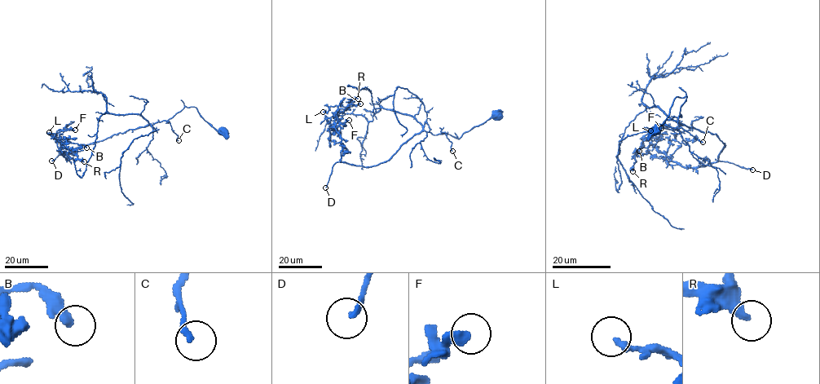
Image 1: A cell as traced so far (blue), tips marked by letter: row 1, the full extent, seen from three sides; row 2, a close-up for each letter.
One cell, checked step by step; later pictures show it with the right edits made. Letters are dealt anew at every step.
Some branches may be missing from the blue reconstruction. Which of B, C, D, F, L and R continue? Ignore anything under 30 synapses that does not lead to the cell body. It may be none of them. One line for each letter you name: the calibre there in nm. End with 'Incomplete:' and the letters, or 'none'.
D: calibre 220 nm
Incomplete: D

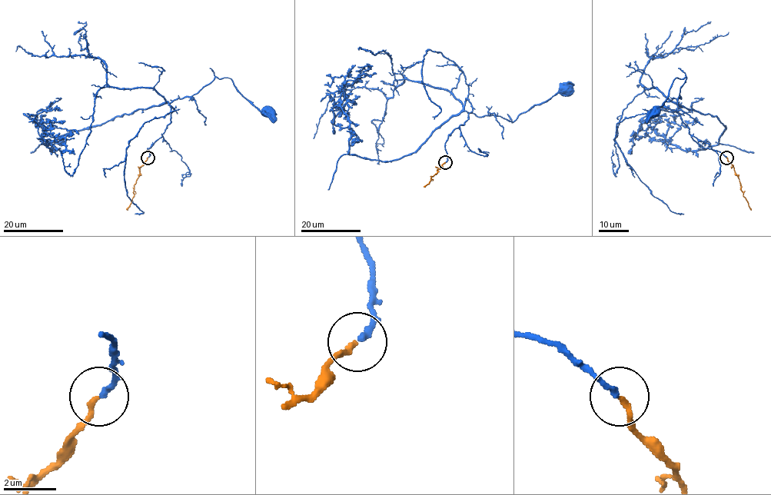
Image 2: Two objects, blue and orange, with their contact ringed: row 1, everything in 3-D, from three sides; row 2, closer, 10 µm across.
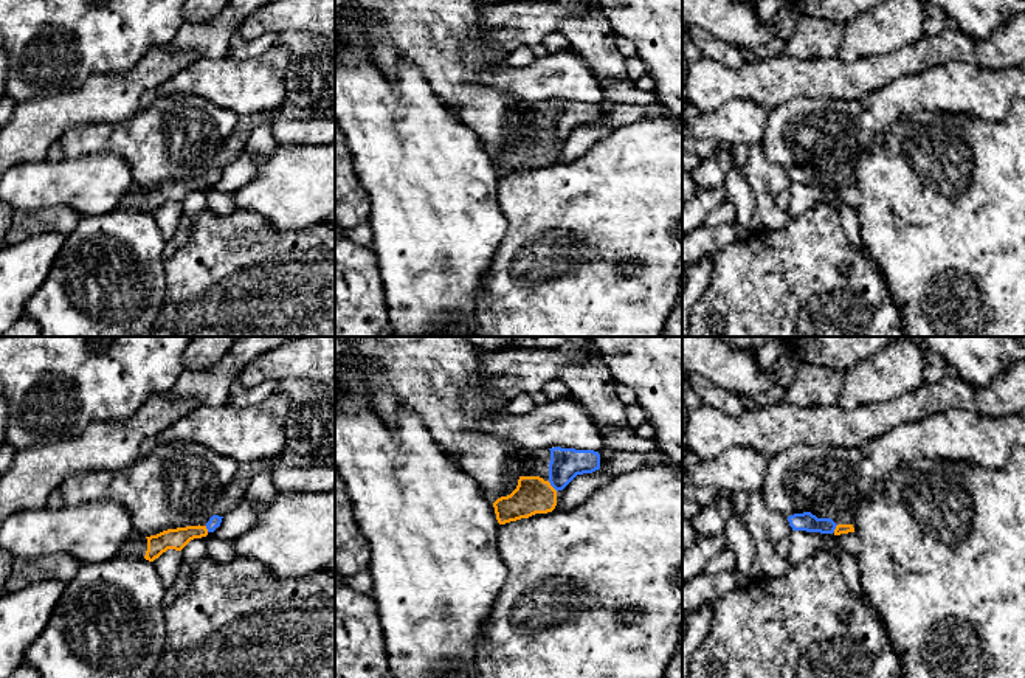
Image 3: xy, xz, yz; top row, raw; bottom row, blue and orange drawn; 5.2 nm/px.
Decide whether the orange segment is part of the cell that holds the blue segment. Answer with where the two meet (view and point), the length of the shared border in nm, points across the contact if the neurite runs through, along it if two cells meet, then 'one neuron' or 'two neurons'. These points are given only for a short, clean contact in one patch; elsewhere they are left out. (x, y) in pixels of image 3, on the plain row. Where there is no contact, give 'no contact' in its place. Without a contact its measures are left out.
contact xz (552, 138); length 80 nm; way xz (565, 117), (552, 138), (541, 148), (532, 148); one neuron

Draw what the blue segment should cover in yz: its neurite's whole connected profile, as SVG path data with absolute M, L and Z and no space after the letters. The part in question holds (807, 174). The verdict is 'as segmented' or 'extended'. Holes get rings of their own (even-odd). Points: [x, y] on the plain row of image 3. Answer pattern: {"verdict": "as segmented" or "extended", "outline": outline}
{"verdict": "extended", "outline": "M811 164L794 166L788 169L792 183L820 185L820 186L848 186L854 185L853 177L836 177L831 171L817 171Z"}

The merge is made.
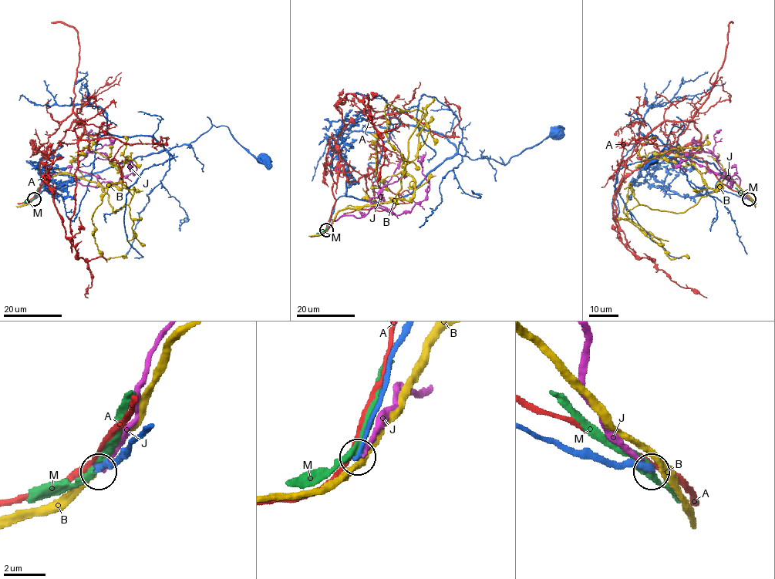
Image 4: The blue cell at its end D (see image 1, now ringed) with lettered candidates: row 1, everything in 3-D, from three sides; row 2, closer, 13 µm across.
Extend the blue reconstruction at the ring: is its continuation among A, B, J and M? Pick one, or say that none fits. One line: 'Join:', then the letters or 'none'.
Join: none

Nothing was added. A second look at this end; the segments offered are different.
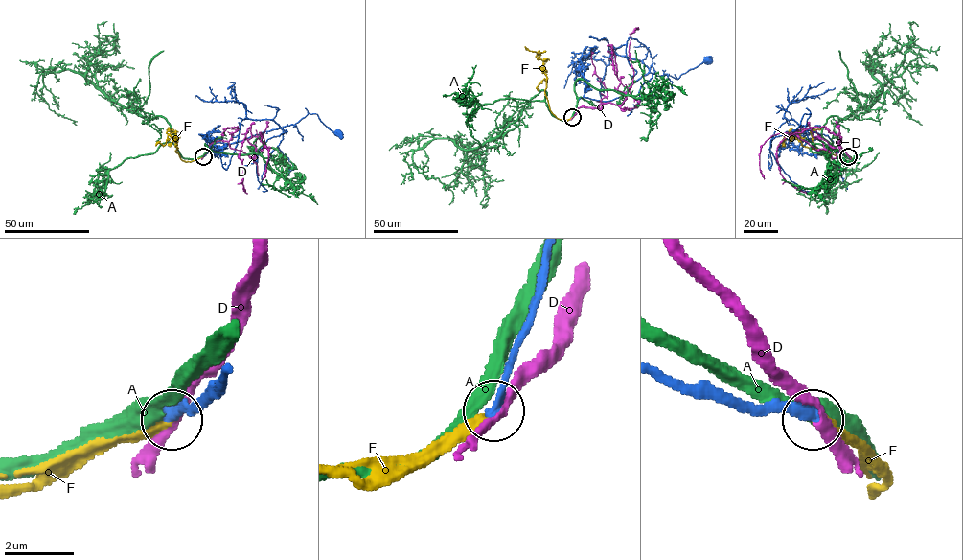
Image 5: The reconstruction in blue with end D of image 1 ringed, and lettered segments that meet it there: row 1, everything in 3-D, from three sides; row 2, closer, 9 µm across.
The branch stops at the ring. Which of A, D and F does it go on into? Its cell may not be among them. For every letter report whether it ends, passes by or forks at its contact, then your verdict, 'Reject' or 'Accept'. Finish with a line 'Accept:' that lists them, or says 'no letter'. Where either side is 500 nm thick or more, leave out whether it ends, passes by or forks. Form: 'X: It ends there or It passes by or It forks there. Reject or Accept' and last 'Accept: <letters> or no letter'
A: It passes by. Reject
D: It passes by. Reject
F: It ends there. Accept
Accept: F

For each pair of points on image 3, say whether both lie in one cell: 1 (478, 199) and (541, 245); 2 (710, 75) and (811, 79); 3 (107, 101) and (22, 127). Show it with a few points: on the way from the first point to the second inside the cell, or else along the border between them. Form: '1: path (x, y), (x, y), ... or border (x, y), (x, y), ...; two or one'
1: border (498, 183), (506, 231), (493, 253); two
2: path (735, 79), (786, 79); one
3: path (86, 104), (44, 120); one

